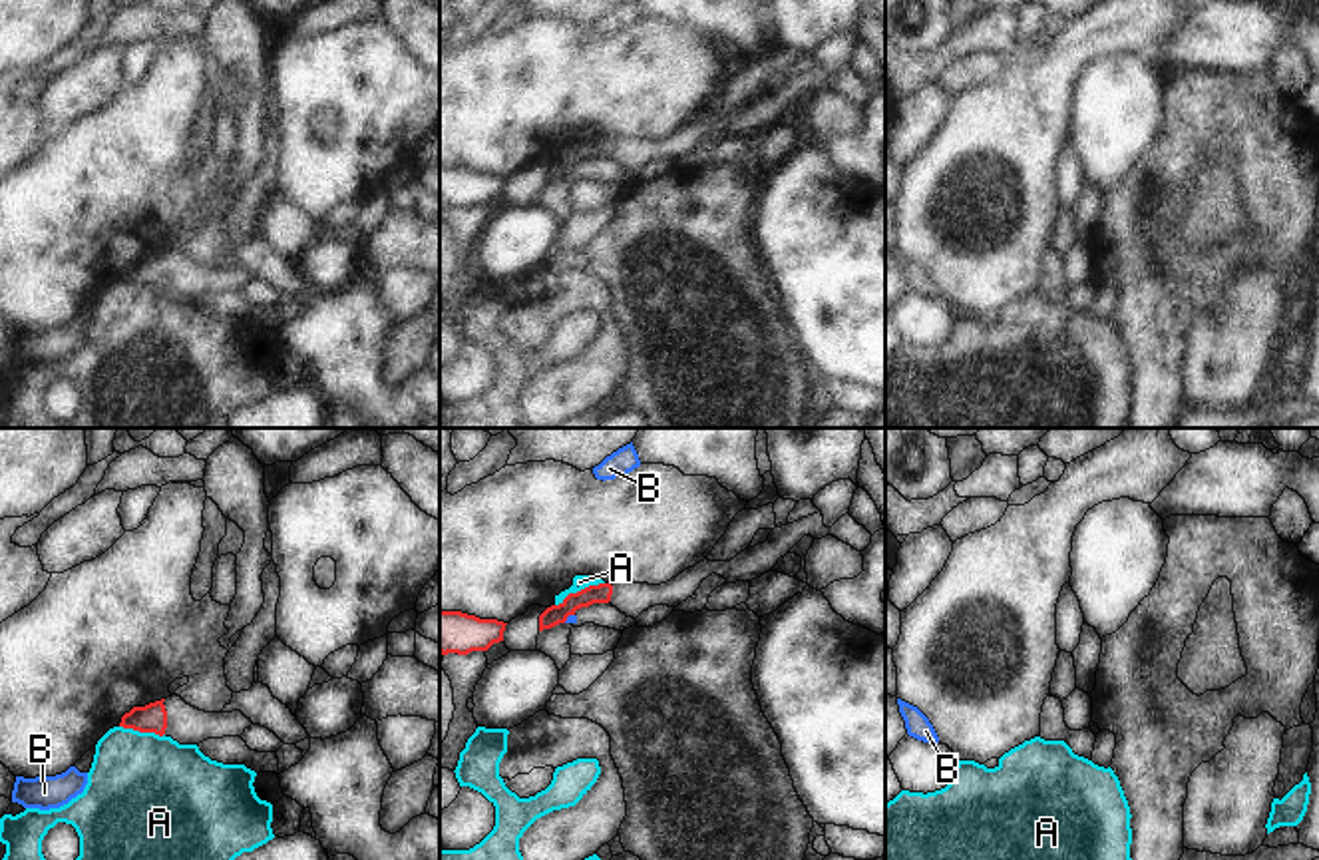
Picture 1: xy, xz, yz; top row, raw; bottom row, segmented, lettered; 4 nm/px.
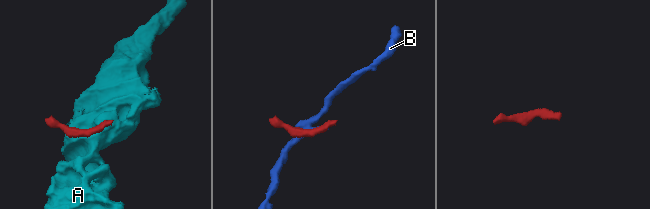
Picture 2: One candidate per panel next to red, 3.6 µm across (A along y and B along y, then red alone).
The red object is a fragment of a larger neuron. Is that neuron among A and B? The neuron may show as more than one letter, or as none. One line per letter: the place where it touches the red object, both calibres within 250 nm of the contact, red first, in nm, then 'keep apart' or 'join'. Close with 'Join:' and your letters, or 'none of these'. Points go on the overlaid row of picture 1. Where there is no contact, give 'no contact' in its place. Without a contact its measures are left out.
A: xz (581, 590) | 80/60 nm | keep apart
B: xz (567, 616) | 80/30 nm | keep apart
Join: none of these

